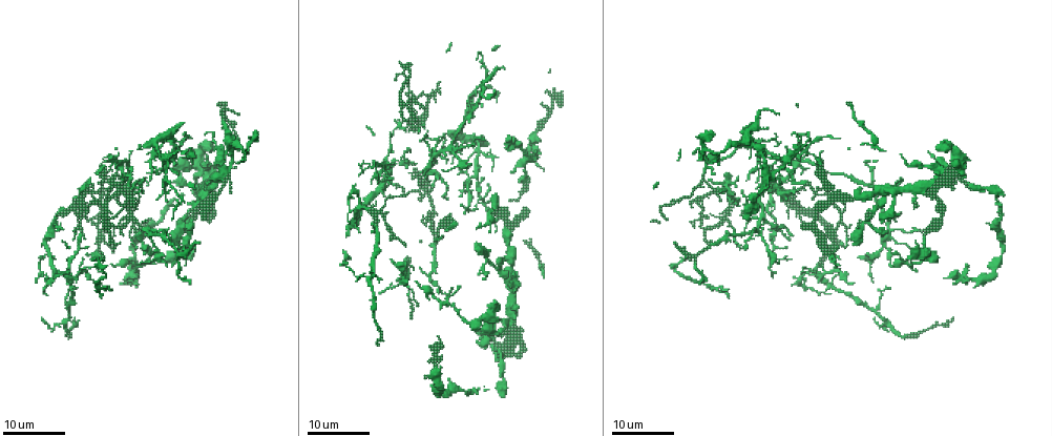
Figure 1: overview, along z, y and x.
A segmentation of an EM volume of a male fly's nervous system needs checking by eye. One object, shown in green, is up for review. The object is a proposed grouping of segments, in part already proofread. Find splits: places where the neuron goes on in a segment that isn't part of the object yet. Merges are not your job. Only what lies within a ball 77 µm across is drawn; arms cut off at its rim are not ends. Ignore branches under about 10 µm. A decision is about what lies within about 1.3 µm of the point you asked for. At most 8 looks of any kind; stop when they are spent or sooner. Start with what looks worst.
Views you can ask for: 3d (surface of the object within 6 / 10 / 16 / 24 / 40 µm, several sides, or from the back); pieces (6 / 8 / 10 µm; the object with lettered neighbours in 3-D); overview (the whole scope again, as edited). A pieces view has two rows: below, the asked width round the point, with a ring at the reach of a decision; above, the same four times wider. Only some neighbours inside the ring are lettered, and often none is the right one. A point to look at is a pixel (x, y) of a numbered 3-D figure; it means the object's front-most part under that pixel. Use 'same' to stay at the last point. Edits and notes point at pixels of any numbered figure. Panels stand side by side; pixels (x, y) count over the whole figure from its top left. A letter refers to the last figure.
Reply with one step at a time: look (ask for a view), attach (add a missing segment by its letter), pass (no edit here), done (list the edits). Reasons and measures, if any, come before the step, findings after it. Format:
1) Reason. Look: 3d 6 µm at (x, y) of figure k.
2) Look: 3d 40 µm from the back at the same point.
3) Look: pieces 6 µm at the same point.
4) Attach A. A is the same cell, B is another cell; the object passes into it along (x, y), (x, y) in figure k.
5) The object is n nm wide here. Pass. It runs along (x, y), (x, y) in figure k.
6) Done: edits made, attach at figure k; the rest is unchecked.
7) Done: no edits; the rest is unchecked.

Free end. Look: 3d 24 µm at (102, 295) of figure 1.

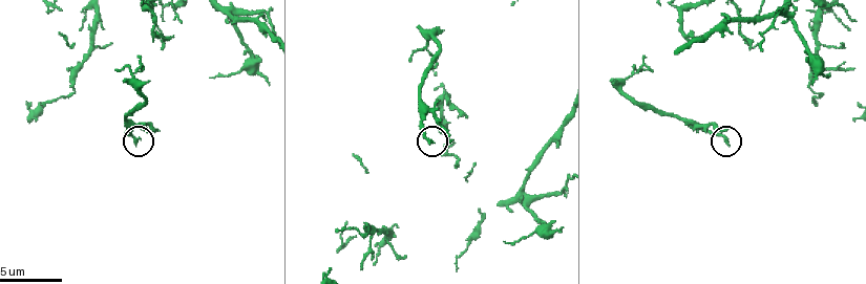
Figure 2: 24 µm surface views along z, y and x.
Look: 3d 6 µm at (430, 143) of figure 2.

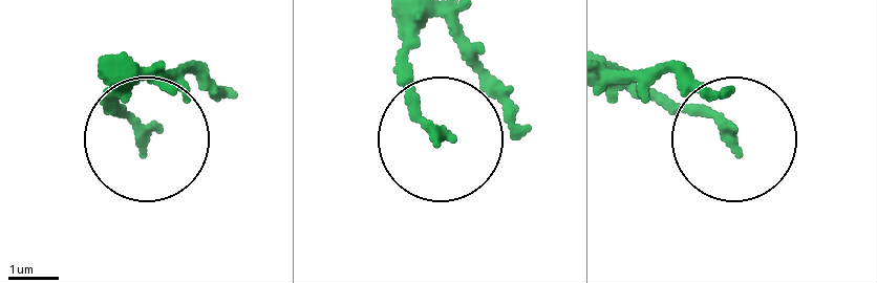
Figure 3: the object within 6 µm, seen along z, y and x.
See the neighbours. Look: pieces 6 µm at (736, 150) of figure 3.

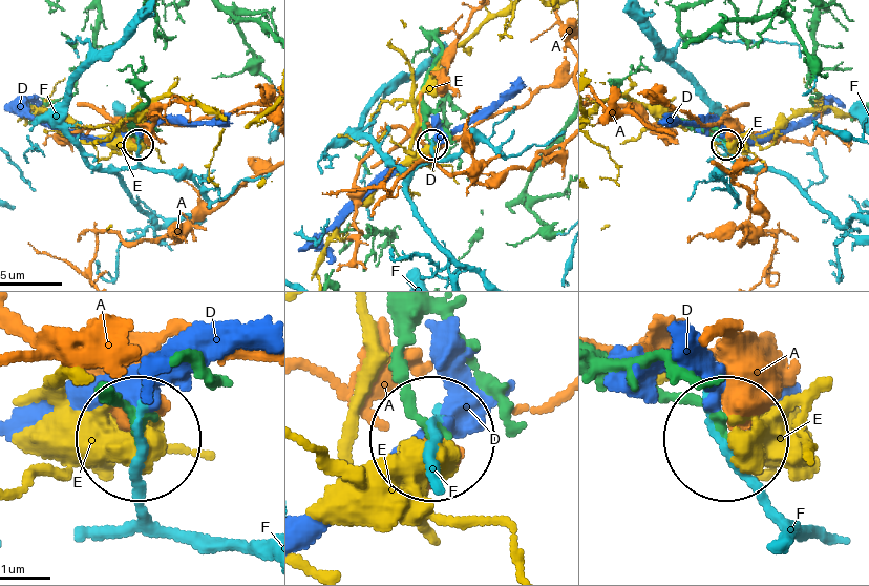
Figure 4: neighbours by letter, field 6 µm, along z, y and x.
Pass. A, D, E and F are other cells; none of them fits.

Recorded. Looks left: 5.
Branch stops here. Look: 3d 24 µm at (409, 319) of figure 1.

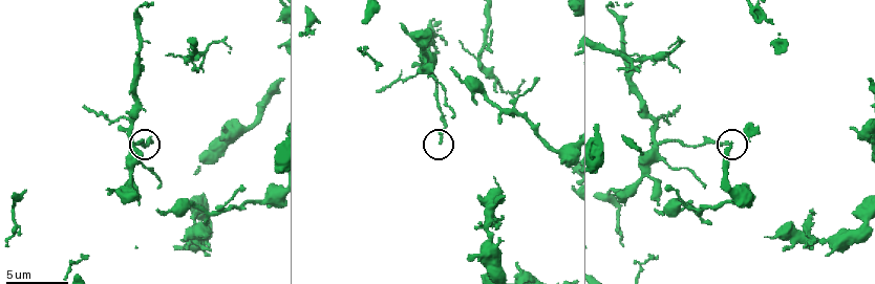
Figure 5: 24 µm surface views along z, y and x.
Look: pieces 6 µm at (727, 142) of figure 5.

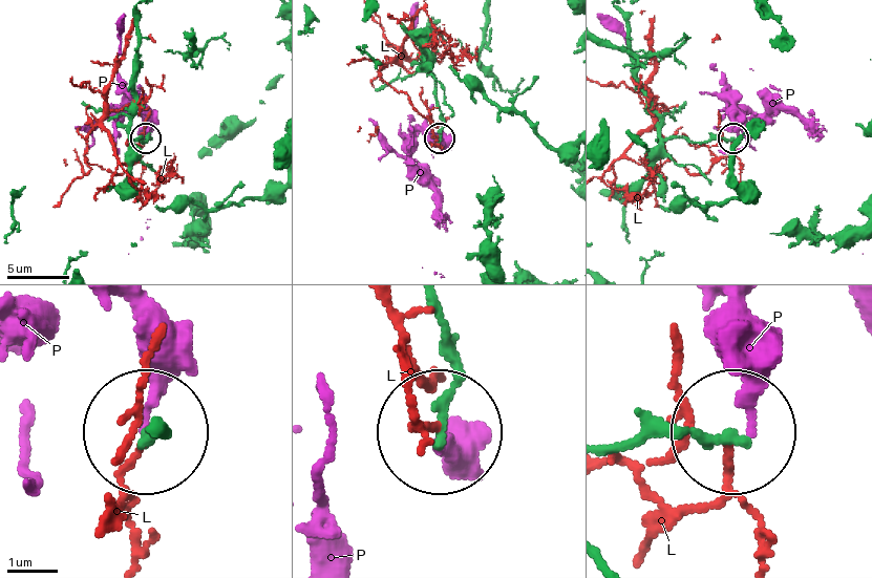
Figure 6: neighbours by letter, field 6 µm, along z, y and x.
Pass. L and P are other cells; it runs along (608, 452), (729, 431) in figure 6; no lettered segment goes on from it.

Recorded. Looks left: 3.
Look: 3d 24 µm at (497, 91) of figure 1.

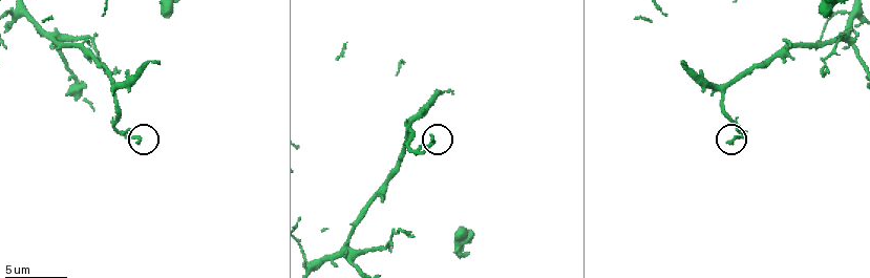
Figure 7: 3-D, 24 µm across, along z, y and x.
What lies round it. Look: pieces 8 µm at (432, 136) of figure 7.

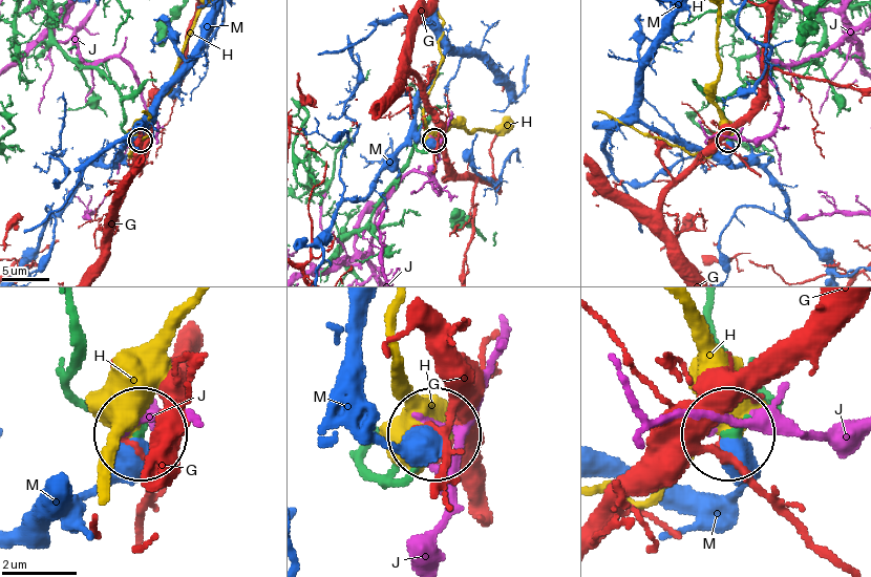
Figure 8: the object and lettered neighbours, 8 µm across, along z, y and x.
Pass. G, H, J and M are other cells; it runs along (71, 310), (78, 393), (141, 431) in figure 8; no lettered segment goes on from it.

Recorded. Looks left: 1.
An open end. Look: pieces 8 µm at (466, 114) of figure 2.

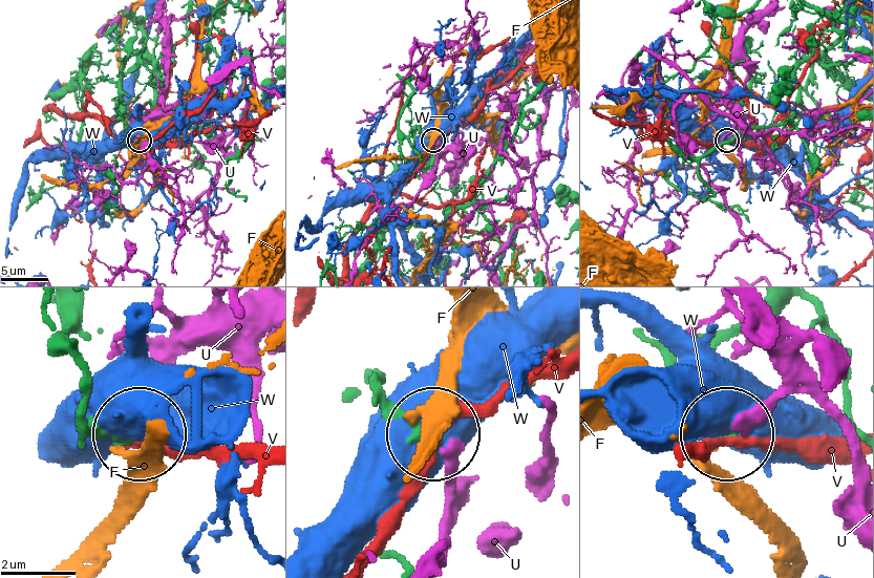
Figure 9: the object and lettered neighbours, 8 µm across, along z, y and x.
The object is 190 nm wide here. Pass. F, U, V and W are other cells; none of them fits.

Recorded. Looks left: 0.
Done: no edits; the rest is unchecked.

